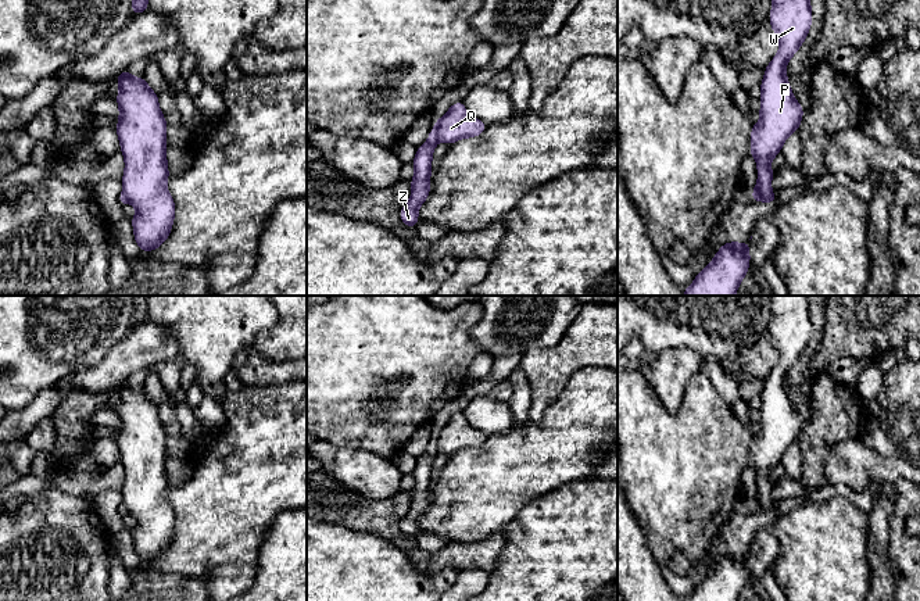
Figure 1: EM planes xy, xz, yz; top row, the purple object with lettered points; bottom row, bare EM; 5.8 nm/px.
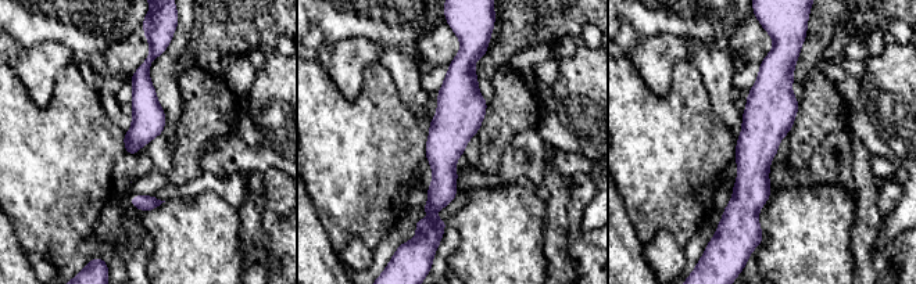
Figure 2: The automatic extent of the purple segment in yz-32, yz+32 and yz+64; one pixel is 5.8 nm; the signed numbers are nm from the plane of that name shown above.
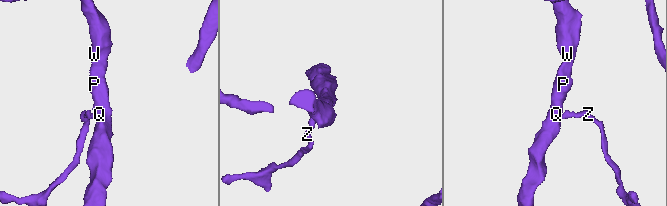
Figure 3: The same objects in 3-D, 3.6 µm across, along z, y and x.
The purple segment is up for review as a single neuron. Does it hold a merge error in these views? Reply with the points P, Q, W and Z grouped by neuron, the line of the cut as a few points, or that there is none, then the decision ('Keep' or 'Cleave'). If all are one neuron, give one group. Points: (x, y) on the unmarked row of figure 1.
Groups: P Q W / Z. Split along xz (435, 437), (439, 450). Cleave

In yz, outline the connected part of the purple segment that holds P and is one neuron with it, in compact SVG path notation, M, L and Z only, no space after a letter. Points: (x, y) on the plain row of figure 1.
M772 296L770 337L780 350L780 361L765 380L759 409L760 430L752 437L751 443L749 465L755 468L758 476L758 494L751 502L753 512L762 512L765 508L774 505L770 498L770 493L774 487L774 483L770 480L770 472L781 462L785 450L798 441L803 428L803 421L790 398L785 378L806 350L812 329L808 296Z

